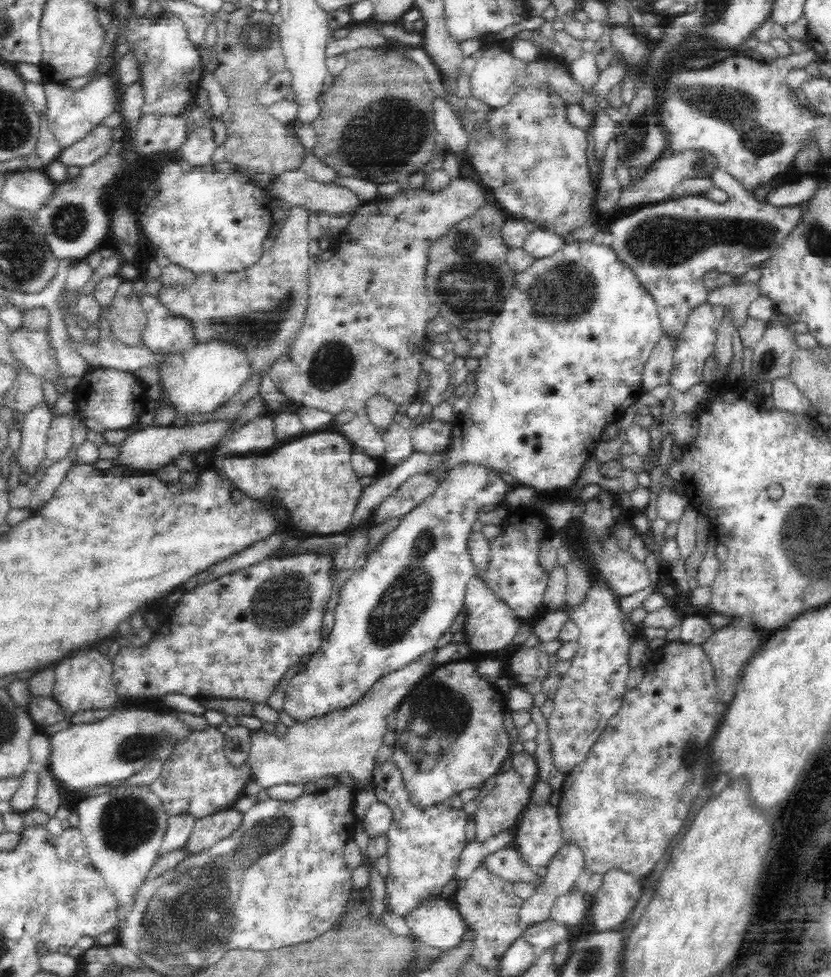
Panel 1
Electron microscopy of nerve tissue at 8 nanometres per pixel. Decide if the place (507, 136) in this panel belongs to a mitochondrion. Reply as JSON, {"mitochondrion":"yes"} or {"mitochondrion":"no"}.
{"mitochondrion":"yes"}

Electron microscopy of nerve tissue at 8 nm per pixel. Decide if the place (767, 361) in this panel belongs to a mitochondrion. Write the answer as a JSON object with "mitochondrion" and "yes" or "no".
{"mitochondrion":"yes"}

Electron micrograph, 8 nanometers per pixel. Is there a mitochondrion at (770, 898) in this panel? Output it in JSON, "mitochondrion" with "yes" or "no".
{"mitochondrion":"no"}

